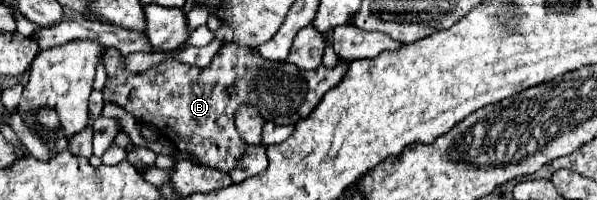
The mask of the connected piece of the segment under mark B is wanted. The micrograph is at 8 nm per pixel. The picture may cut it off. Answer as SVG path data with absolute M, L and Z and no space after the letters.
M225 43L219 49L219 53L211 59L211 65L207 67L185 65L175 59L165 59L157 67L145 73L133 75L123 69L123 55L117 49L107 49L105 69L107 69L109 79L103 89L103 97L105 101L115 101L125 111L129 111L139 121L139 125L147 125L159 135L163 135L175 149L193 155L199 165L207 165L219 171L231 171L247 147L235 129L235 113L241 105L255 105L261 117L265 121L273 121L275 125L293 125L299 119L305 119L319 105L319 101L329 89L339 85L339 81L347 73L347 67L349 67L349 61L339 59L339 63L331 69L325 65L319 65L313 71L303 71L303 69L297 69L297 65L289 61L265 59L253 47Z

